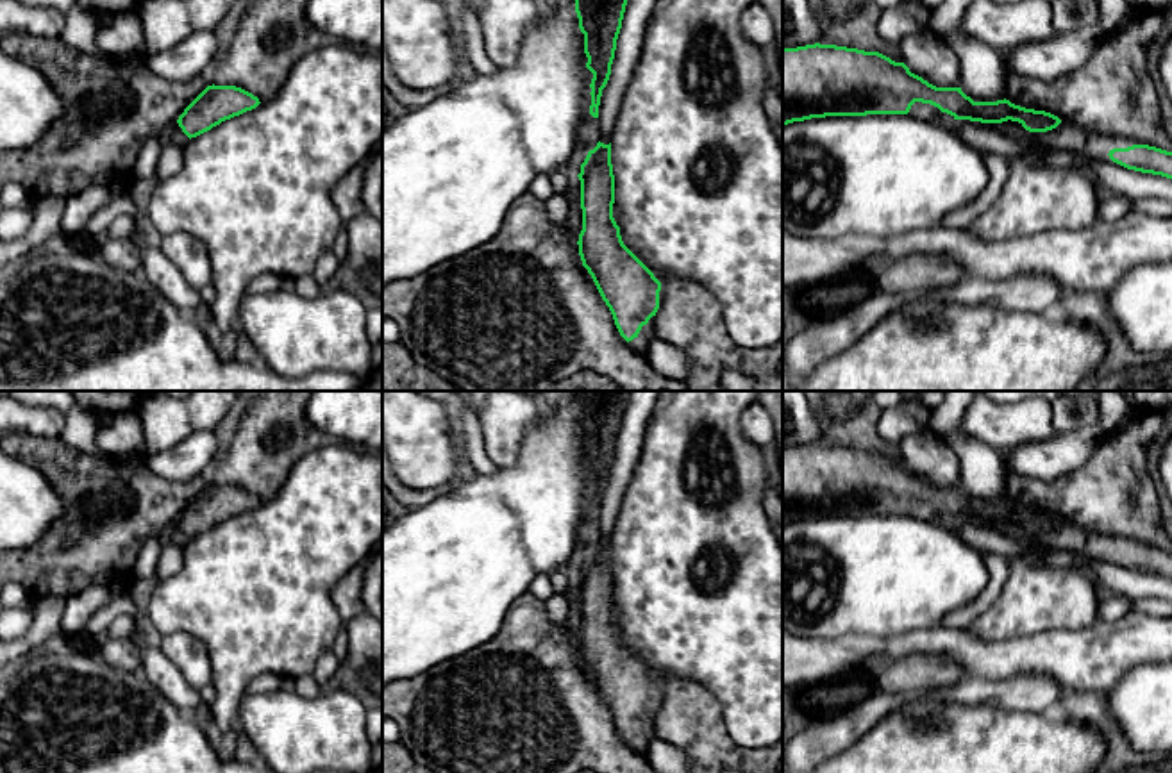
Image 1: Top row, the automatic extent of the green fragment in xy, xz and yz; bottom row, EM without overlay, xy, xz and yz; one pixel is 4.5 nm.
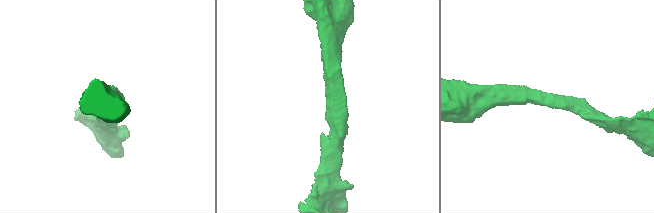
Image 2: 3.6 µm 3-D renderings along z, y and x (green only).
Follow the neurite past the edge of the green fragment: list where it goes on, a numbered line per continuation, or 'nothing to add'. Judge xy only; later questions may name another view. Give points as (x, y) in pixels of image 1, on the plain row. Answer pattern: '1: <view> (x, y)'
1: xy (172, 534)

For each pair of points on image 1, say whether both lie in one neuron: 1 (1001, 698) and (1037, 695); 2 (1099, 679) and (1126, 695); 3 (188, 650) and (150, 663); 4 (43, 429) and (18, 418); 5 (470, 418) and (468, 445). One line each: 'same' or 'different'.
1: same
2: different
3: different
4: same
5: same

